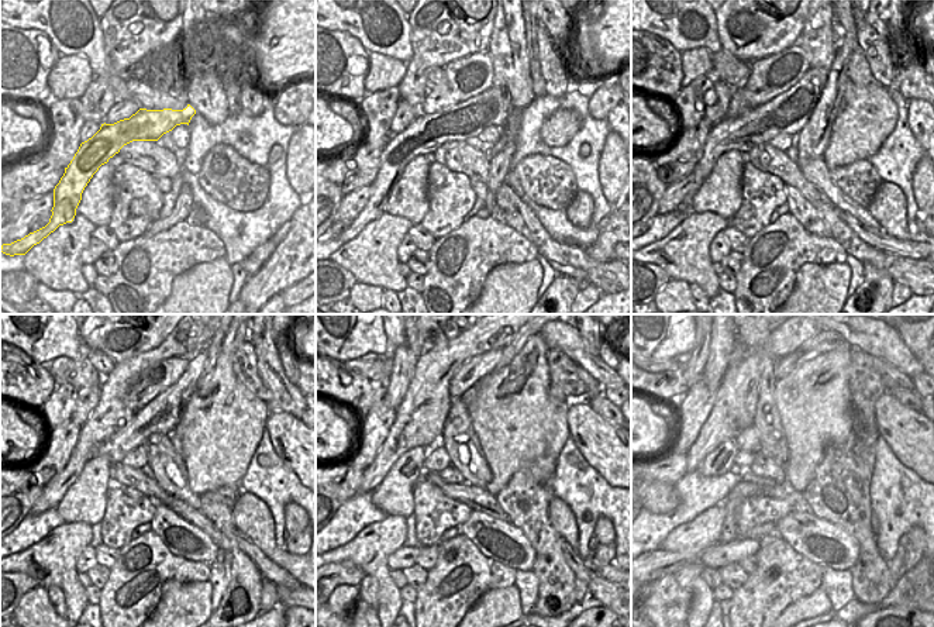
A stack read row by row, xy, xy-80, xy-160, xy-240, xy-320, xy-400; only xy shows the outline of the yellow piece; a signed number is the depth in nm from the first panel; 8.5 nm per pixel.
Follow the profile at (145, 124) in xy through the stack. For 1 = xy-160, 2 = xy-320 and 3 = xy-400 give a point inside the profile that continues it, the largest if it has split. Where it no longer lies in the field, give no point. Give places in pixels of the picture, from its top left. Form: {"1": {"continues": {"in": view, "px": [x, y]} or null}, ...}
{"1": {"continues": {"in": "xy-160", "px": [786, 113]}}, "2": {"continues": {"in": "xy-320", "px": [510, 350]}}, "3": {"continues": {"in": "xy-400", "px": [817, 350]}}}

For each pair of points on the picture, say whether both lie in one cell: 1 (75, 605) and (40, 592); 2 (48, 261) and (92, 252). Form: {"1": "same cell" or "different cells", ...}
{"1": "different cells", "2": "different cells"}

